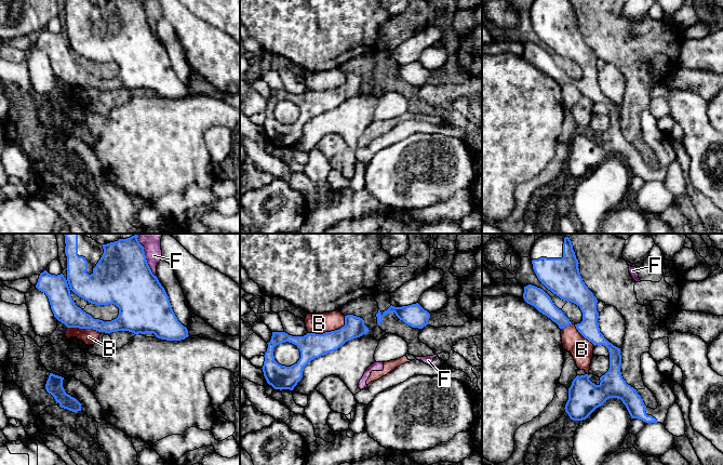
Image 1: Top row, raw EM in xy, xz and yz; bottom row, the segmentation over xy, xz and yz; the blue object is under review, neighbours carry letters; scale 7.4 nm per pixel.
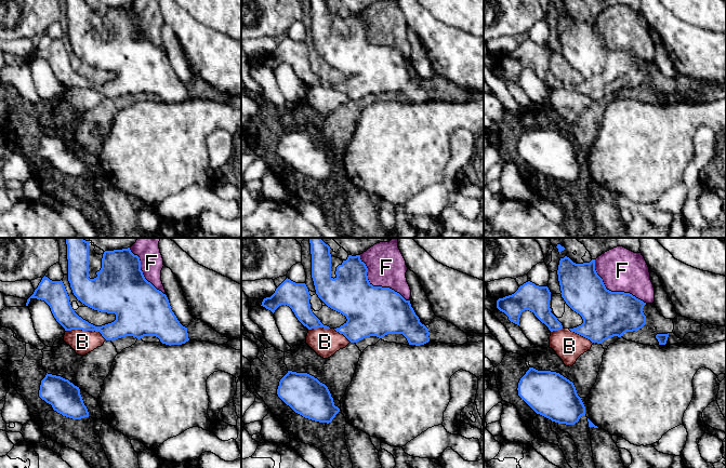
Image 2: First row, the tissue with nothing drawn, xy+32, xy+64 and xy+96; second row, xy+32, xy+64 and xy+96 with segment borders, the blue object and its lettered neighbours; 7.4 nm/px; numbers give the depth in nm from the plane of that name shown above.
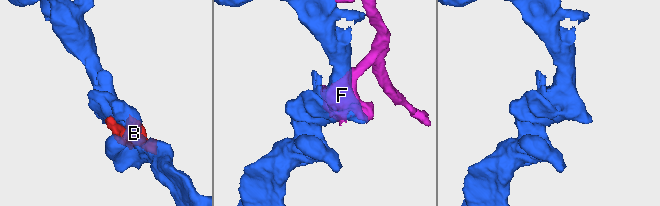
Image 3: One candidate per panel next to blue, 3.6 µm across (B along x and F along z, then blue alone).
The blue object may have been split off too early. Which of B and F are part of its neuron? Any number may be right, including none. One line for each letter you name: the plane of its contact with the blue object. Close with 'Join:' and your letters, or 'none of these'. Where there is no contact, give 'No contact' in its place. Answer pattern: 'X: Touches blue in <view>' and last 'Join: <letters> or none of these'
Join: none of these

